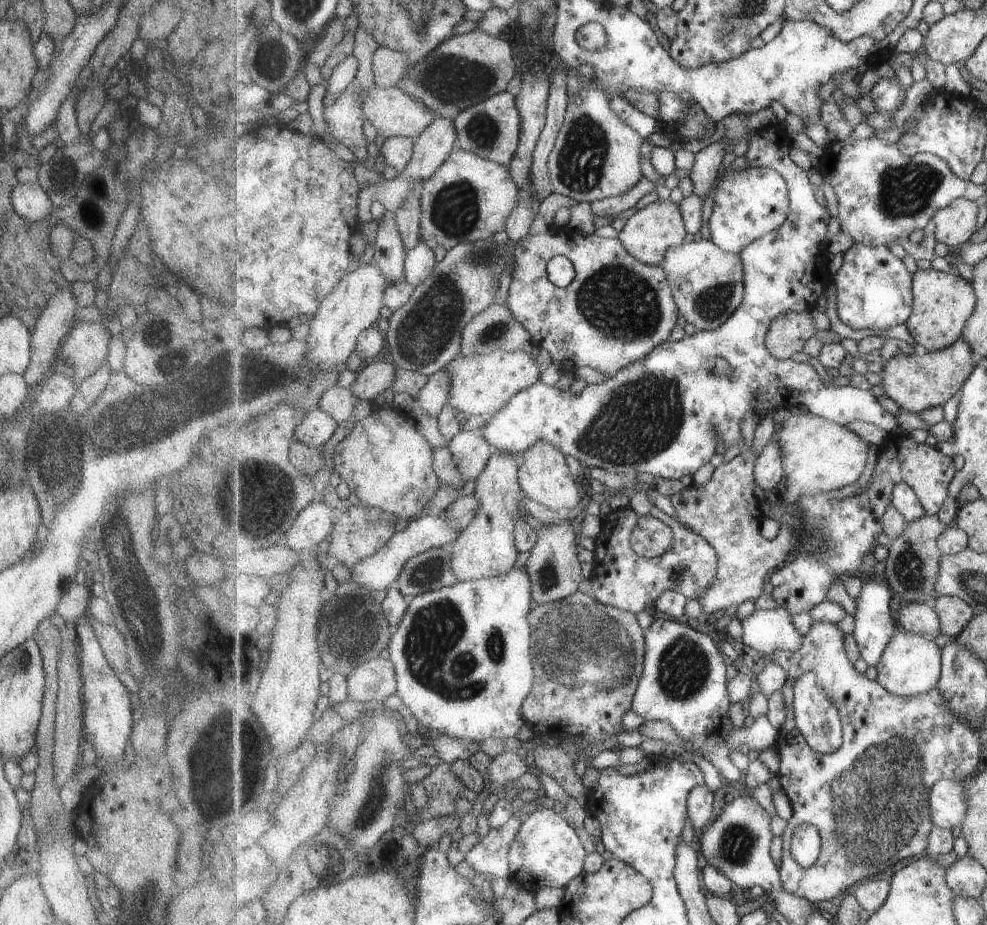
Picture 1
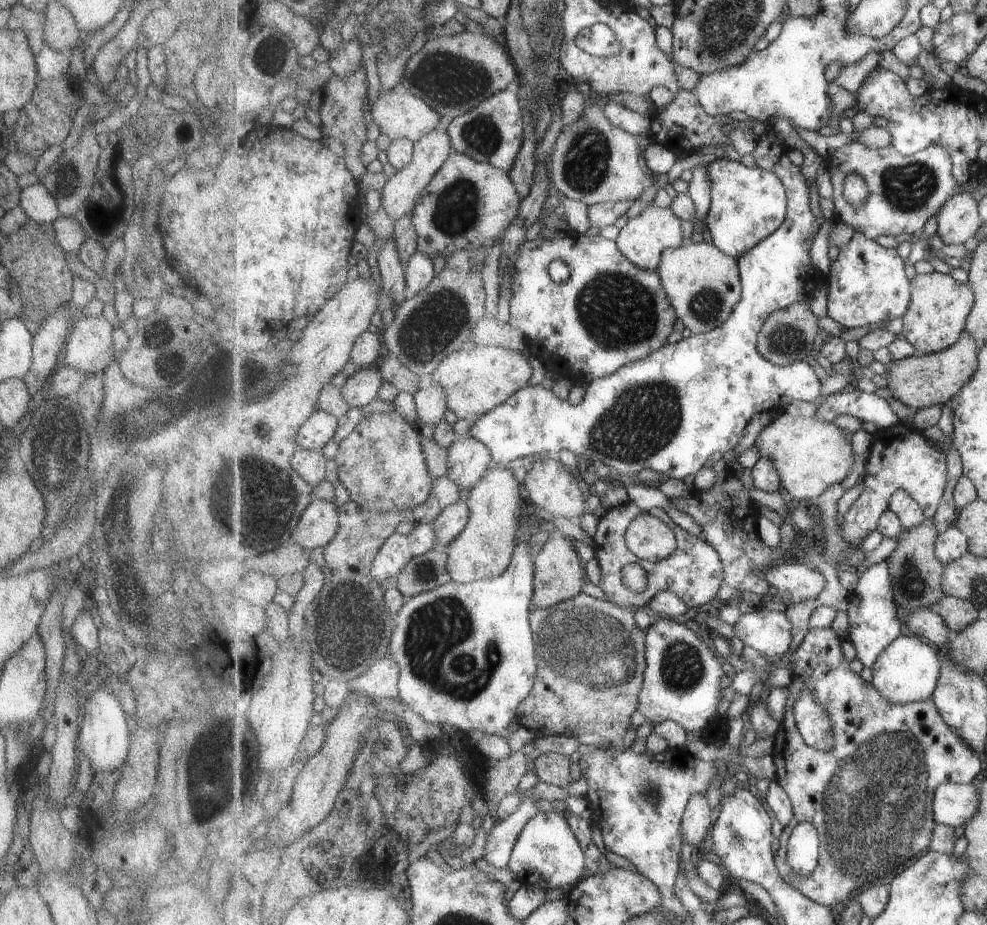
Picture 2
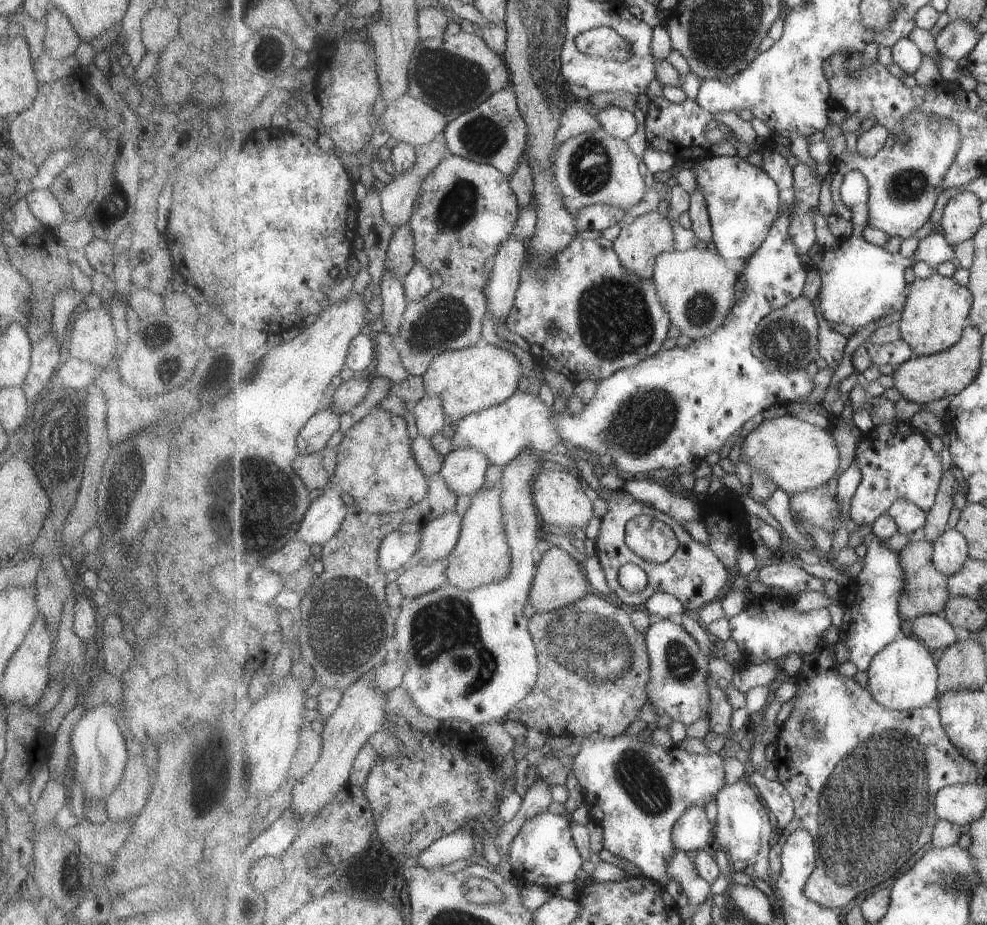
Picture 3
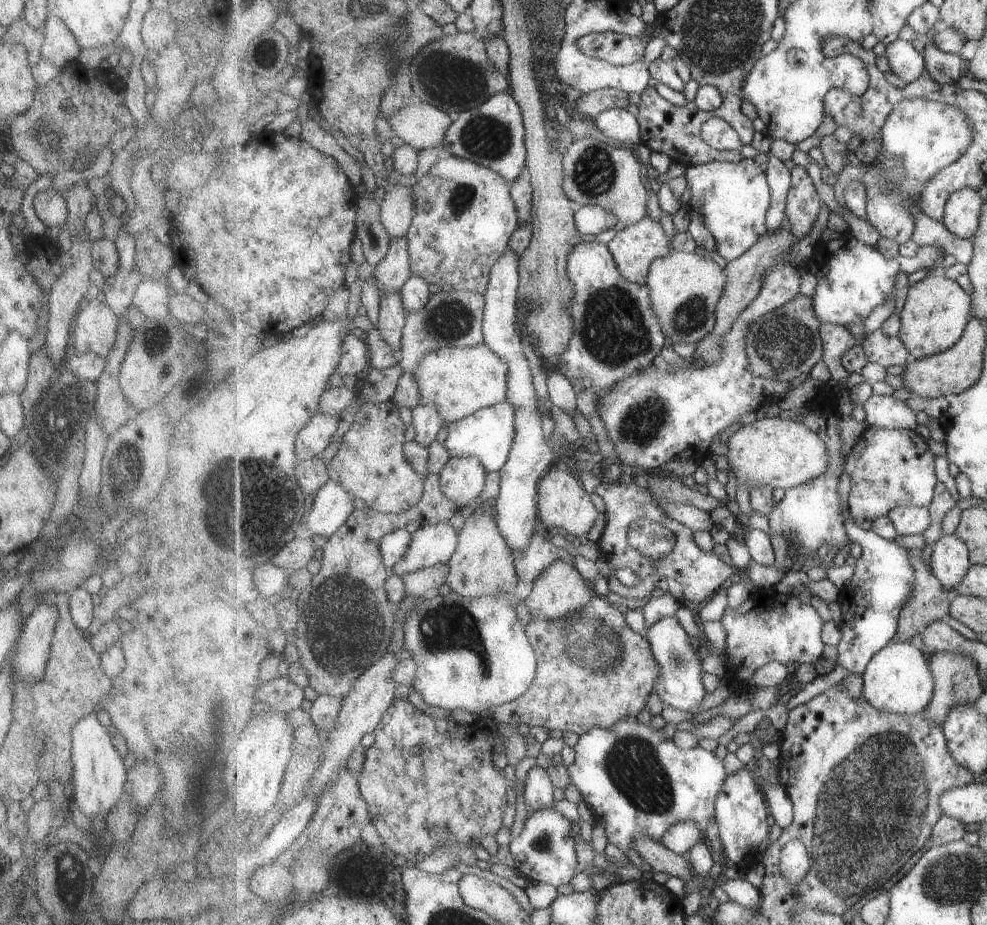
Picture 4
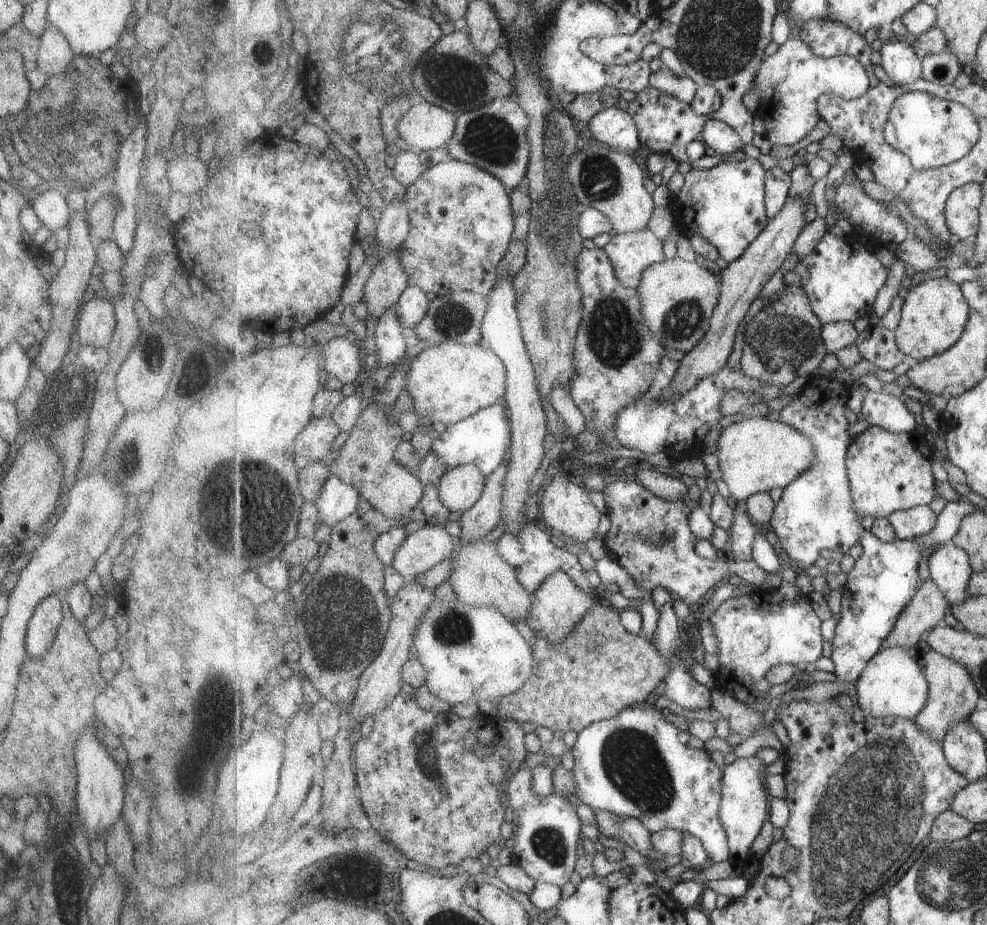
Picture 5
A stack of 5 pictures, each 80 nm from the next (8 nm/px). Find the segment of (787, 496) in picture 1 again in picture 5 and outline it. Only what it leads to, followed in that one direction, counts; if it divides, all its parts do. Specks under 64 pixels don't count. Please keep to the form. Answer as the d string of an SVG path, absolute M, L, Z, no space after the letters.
M751 417L723 425L715 456L719 466L716 476L721 477L734 500L739 502L773 488L788 487L816 463L816 448L806 434L788 424L774 418Z

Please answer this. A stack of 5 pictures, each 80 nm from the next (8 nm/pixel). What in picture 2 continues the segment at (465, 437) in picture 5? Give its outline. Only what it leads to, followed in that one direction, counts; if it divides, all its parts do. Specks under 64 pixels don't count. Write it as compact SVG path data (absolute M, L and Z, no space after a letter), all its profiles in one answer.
M777 135L762 136L753 154L757 166L775 173L784 182L788 192L788 218L772 235L739 258L742 297L732 315L711 332L691 335L678 343L665 345L644 359L621 367L612 375L592 379L579 405L572 406L567 400L559 400L541 385L524 386L505 404L475 417L467 434L490 448L495 466L504 466L517 458L533 454L556 456L566 448L591 460L596 466L610 466L629 480L645 468L661 472L665 478L683 480L689 474L695 476L715 452L730 457L733 448L741 442L745 426L759 412L782 413L795 400L812 403L821 398L821 380L808 363L797 362L789 366L773 364L760 353L758 346L761 329L774 312L791 307L796 302L810 301L815 288L826 279L809 256L810 236L819 230L819 222L809 206L810 186L801 167L789 160L789 148L785 143Z

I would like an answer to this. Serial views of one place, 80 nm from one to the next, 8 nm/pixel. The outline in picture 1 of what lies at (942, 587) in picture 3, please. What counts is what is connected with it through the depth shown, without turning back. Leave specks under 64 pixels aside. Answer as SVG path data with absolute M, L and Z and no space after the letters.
M927 513L923 518L909 523L896 539L890 540L889 554L882 570L885 570L885 580L903 602L931 603L940 596L936 584L943 554L938 547L938 538L947 527L937 515Z

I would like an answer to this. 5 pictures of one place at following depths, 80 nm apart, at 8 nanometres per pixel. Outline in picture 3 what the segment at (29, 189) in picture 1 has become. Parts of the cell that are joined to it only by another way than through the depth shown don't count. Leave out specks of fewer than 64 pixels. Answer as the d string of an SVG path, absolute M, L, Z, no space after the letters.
M30 189L26 192L27 208L29 212L45 228L55 230L56 226L64 221L59 201L49 189Z

